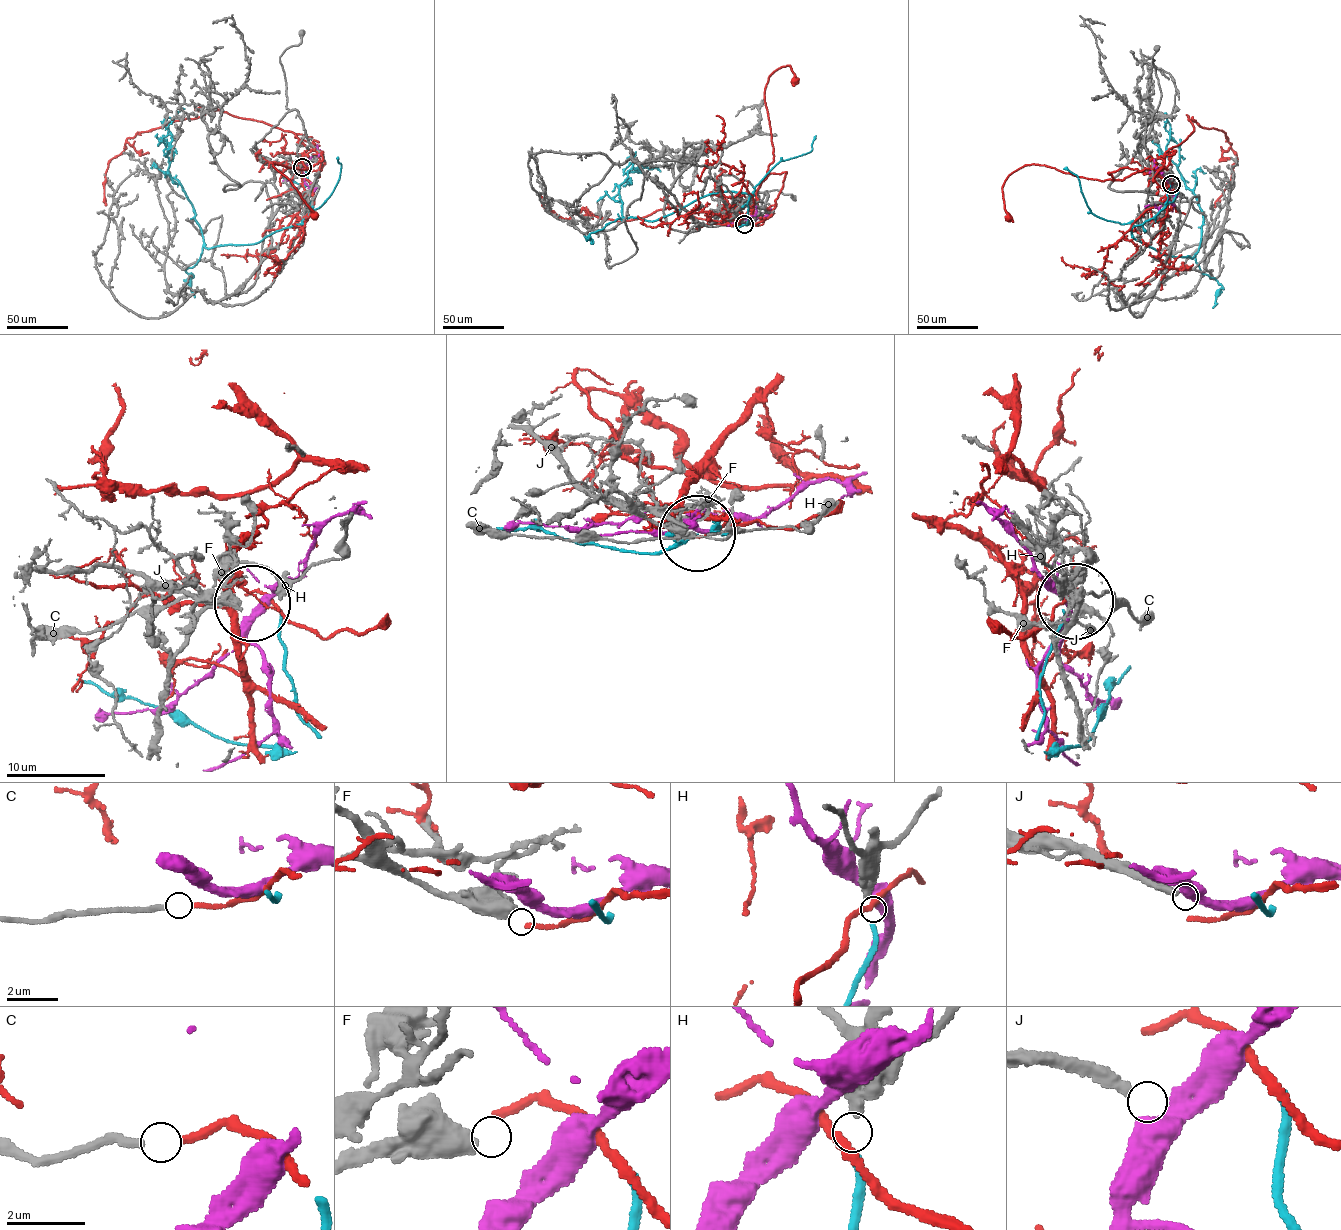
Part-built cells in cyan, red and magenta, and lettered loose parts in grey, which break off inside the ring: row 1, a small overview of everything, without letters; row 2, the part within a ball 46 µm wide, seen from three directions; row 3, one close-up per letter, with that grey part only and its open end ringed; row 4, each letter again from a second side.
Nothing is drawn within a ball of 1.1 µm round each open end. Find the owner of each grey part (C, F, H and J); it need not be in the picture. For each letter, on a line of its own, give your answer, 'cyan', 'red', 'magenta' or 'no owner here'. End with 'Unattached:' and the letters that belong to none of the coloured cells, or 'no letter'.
C: red
F: no owner here
H: cyan
J: magenta
Unattached: F

